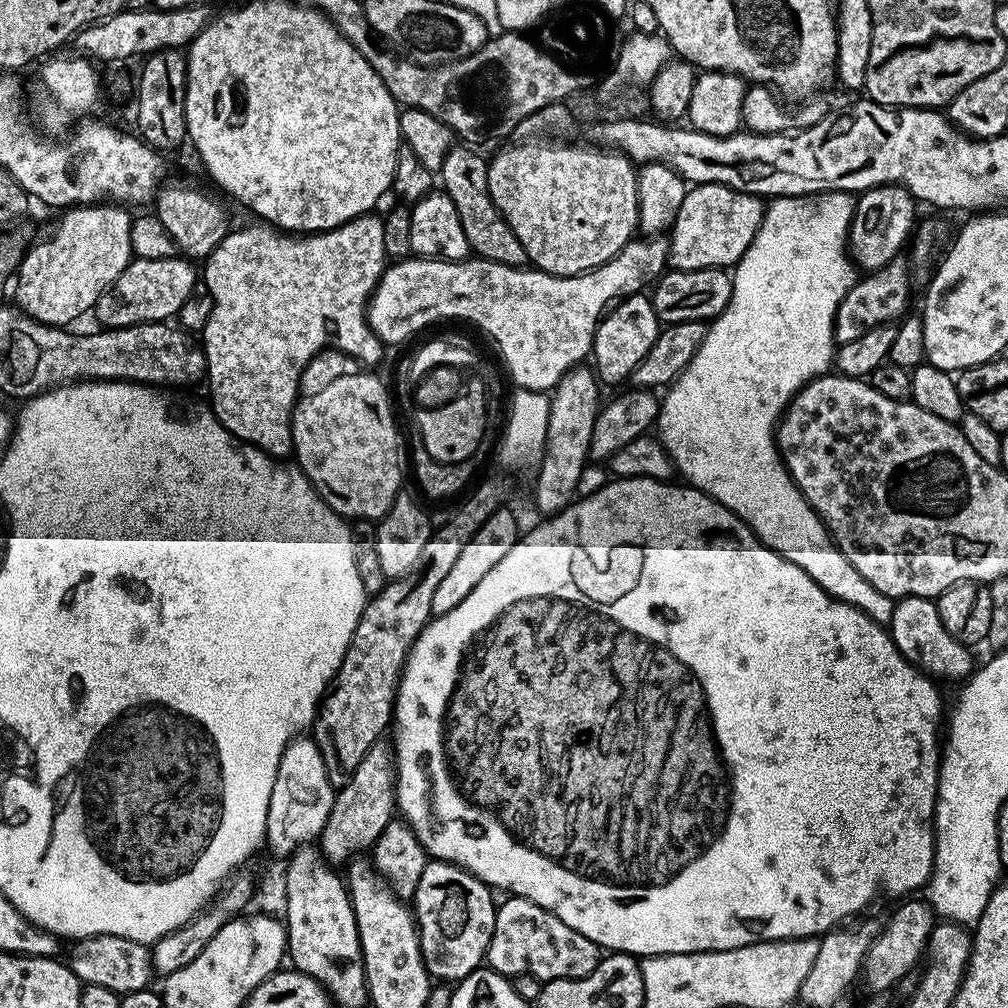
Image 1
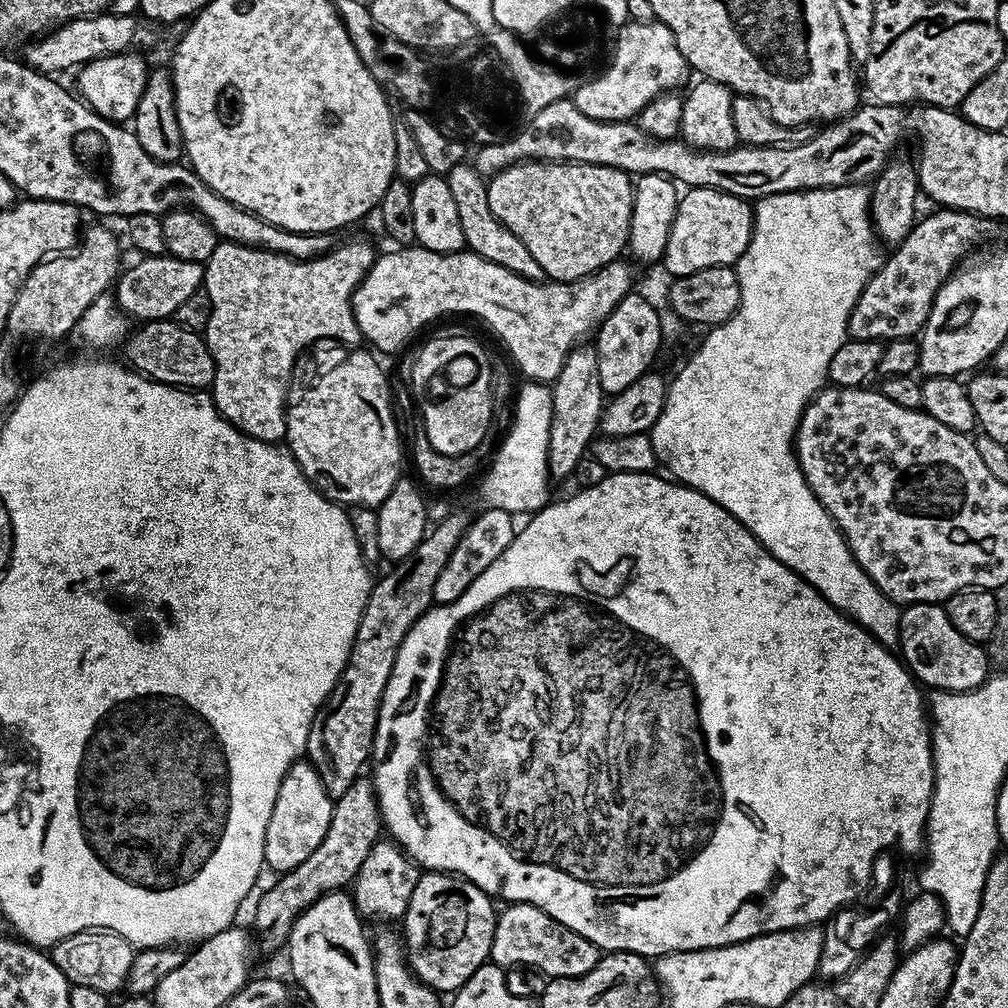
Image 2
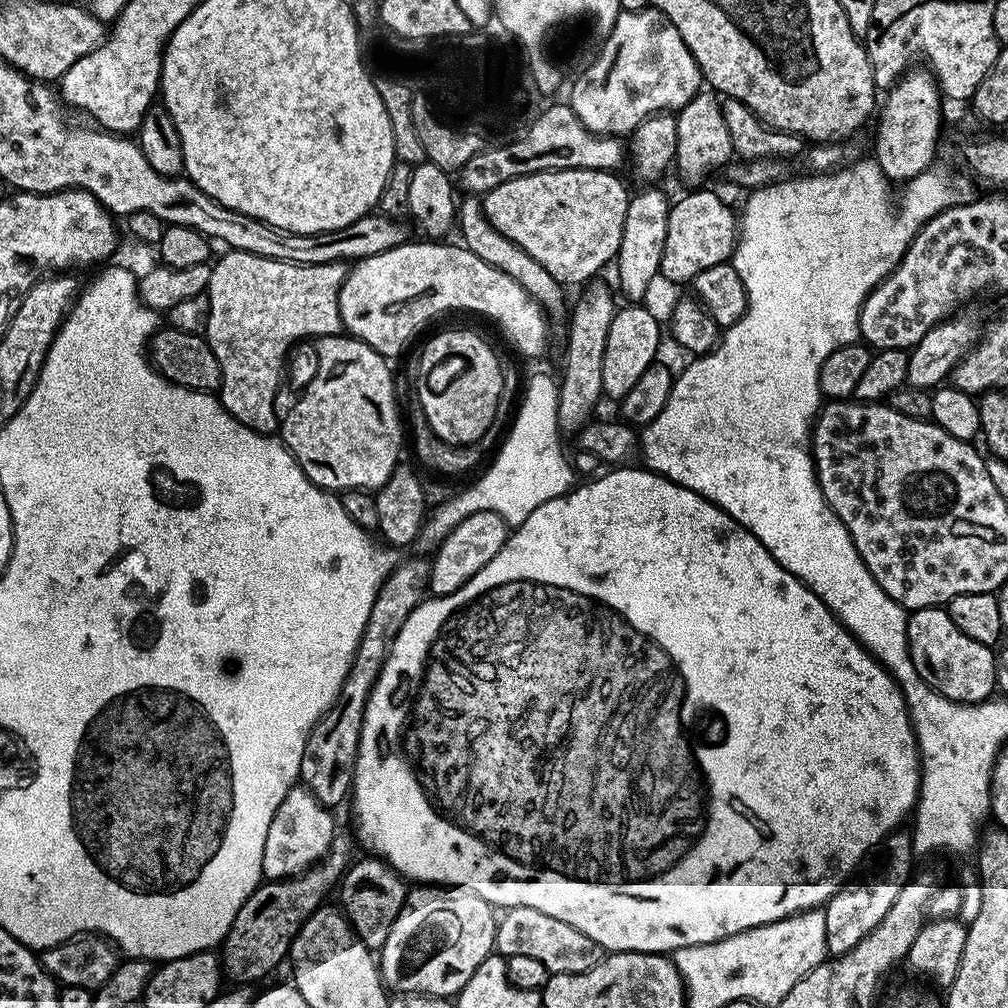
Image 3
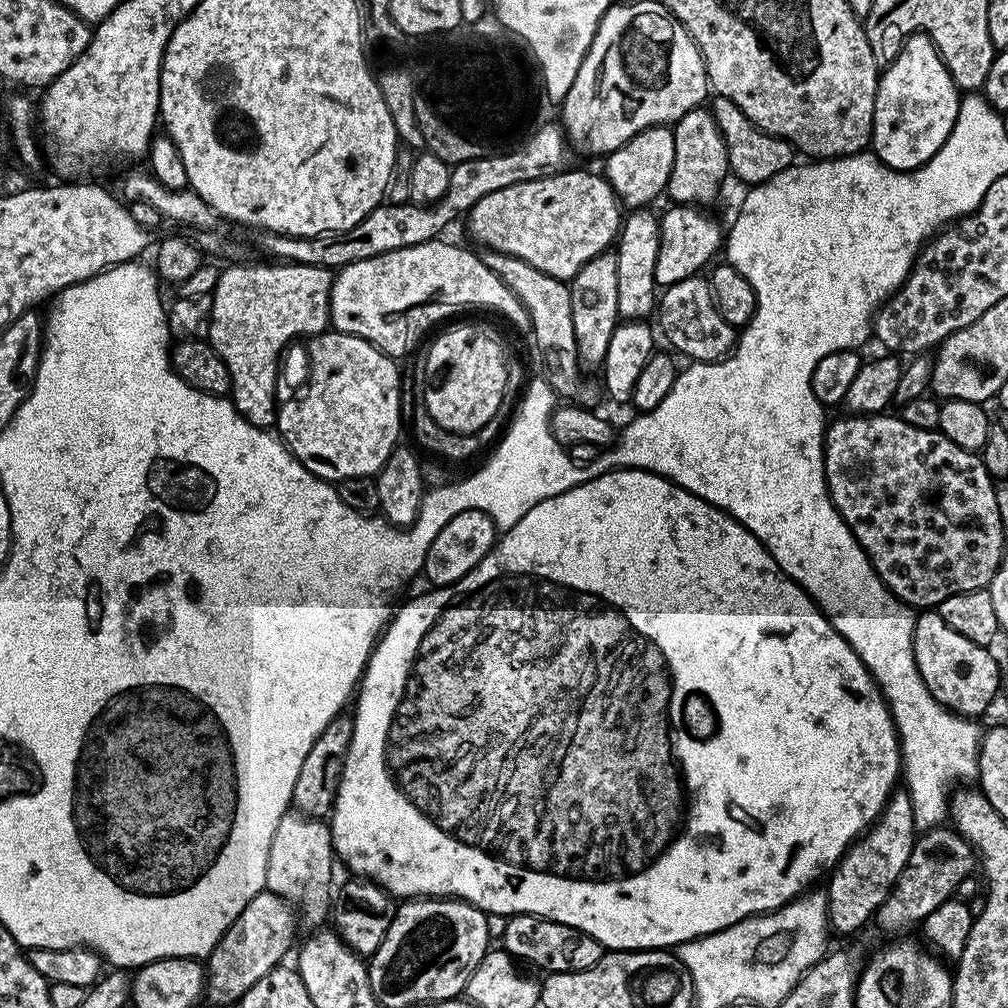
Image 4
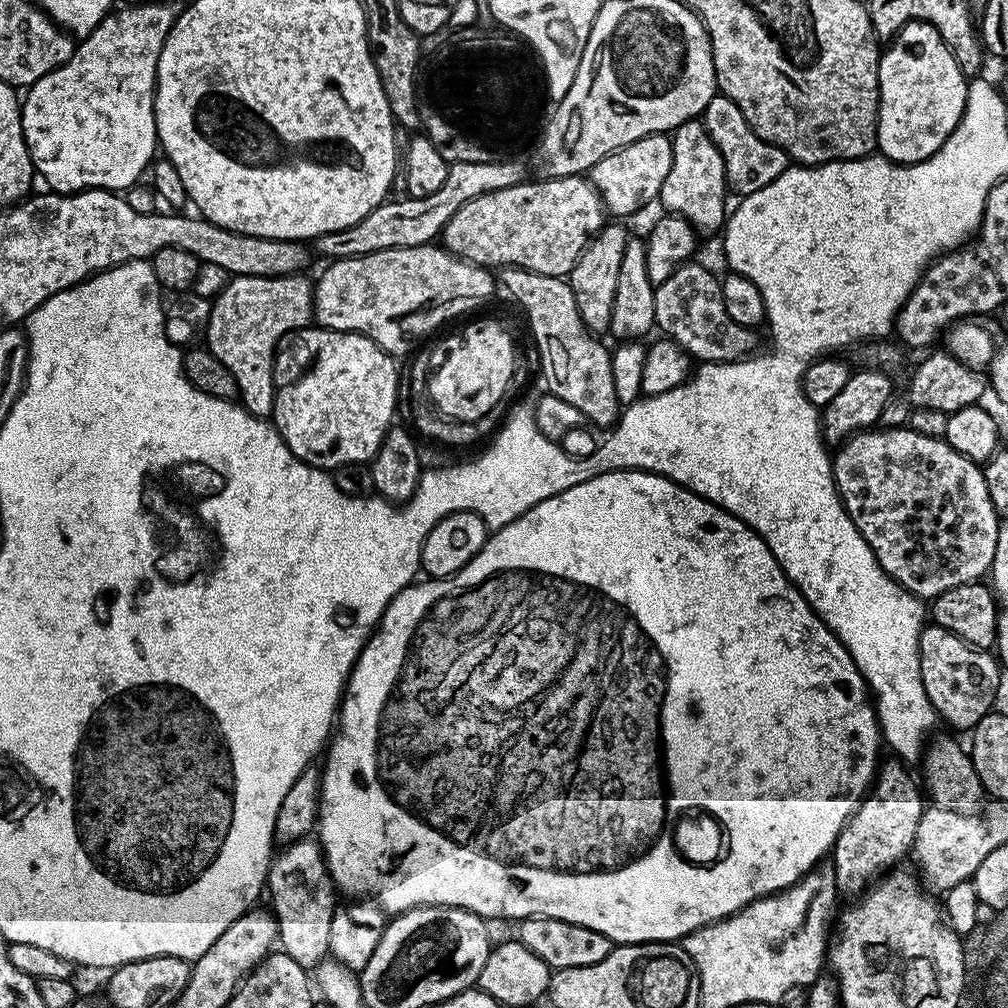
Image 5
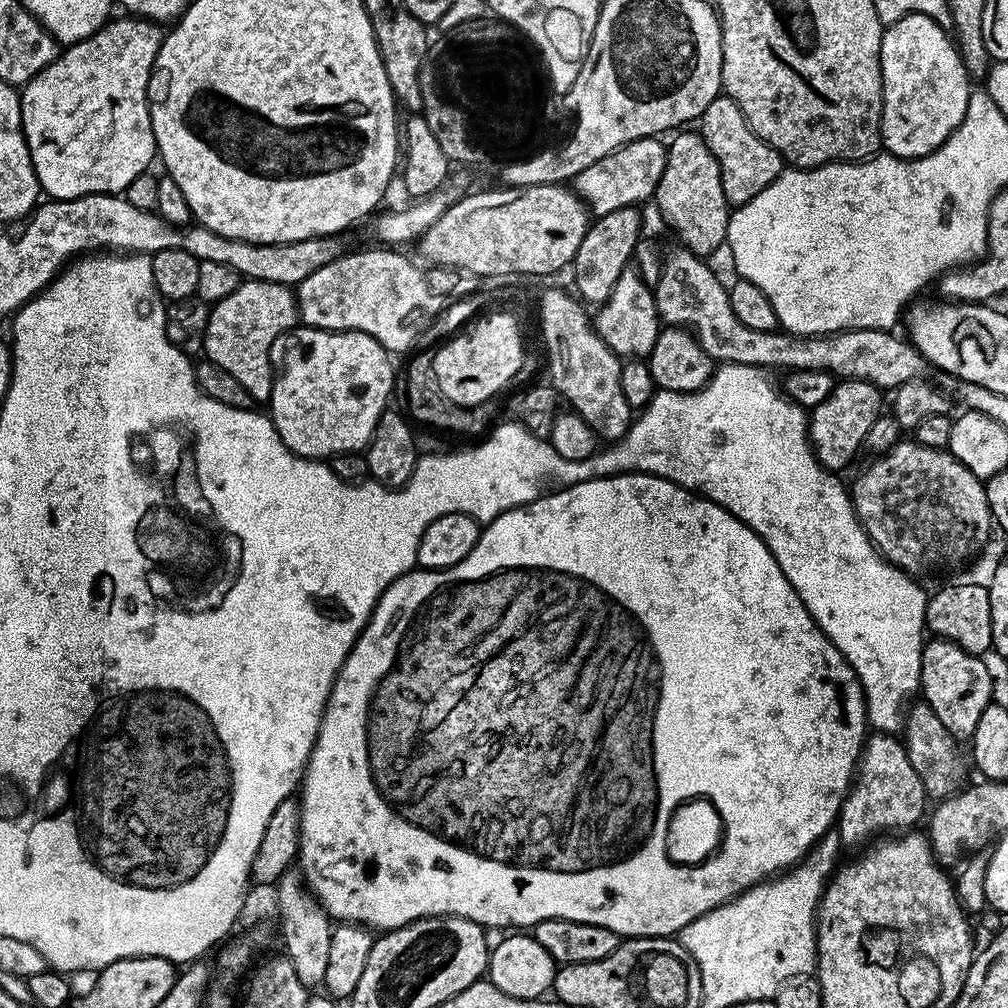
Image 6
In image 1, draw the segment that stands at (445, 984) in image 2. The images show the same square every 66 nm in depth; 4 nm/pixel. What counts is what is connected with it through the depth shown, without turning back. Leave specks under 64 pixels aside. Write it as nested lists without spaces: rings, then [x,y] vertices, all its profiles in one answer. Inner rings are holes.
[[[429,859],[426,870],[422,870],[422,882],[418,882],[414,897],[416,930],[420,933],[420,953],[424,959],[424,970],[429,977],[440,982],[459,982],[485,963],[490,938],[494,934],[494,918],[498,907],[497,901],[492,901],[492,896],[493,889],[476,876],[471,876],[465,868],[448,864],[445,860]]]

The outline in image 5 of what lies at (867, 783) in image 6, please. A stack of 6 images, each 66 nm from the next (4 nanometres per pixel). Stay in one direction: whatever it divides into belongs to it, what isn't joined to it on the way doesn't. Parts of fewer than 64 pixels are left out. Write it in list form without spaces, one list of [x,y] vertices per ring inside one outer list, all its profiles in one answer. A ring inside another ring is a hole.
[[[899,758],[891,759],[885,759],[879,765],[875,781],[867,797],[860,803],[856,813],[842,826],[836,844],[831,850],[830,863],[834,866],[836,890],[841,897],[859,898],[863,896],[875,881],[879,880],[884,873],[891,872],[903,861],[900,860],[903,856],[907,857],[911,853],[914,834],[918,834],[918,822],[926,807],[925,793],[918,783],[917,777],[915,780],[908,773],[909,765]]]

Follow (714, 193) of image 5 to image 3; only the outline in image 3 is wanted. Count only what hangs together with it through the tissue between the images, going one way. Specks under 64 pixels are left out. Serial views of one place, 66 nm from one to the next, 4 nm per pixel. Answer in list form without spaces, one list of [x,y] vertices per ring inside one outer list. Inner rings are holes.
[[[701,90],[686,106],[679,109],[676,116],[676,125],[678,126],[678,142],[676,143],[676,158],[674,161],[675,171],[680,171],[680,176],[688,186],[700,186],[703,180],[711,174],[715,168],[723,169],[725,165],[733,159],[734,153],[732,143],[730,142],[730,130],[726,130],[726,118],[722,118],[721,97],[712,90]]]

